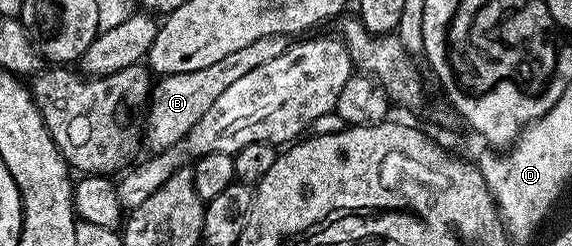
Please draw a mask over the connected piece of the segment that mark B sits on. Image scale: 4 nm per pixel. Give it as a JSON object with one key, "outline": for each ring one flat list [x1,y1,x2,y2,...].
{"outline":[[286,36,263,37,258,41,253,41,246,48,239,49,238,52,231,53,230,56,223,57,222,60,215,61,212,65,207,65,204,69,160,78,150,94,145,111,145,114,147,113,145,127,143,123,143,141,144,144,146,141,150,148,149,151,153,153,163,151,181,140,203,117,203,113,207,113,208,109,215,105,216,98,232,82,239,81,244,74,258,68,259,65,273,61,288,46,289,41]]}

